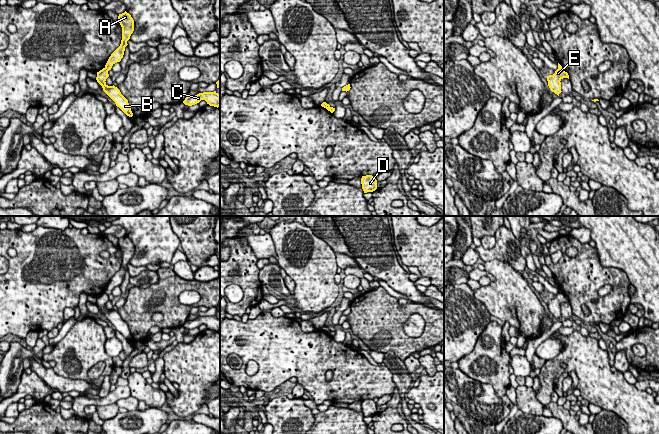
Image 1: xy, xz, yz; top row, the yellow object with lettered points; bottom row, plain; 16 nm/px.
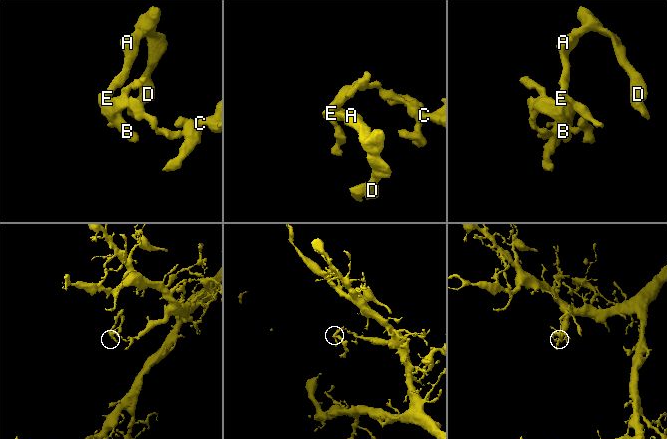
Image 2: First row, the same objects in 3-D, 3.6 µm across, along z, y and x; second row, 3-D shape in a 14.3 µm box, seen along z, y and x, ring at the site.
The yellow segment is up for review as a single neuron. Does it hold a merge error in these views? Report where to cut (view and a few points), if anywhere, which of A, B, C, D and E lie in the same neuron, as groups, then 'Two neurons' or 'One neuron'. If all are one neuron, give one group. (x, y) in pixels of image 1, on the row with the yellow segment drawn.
Split along xy (104, 68), (107, 71). Groups: A D / B C E. Two neurons

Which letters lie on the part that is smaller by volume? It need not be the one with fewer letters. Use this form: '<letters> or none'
A, D

